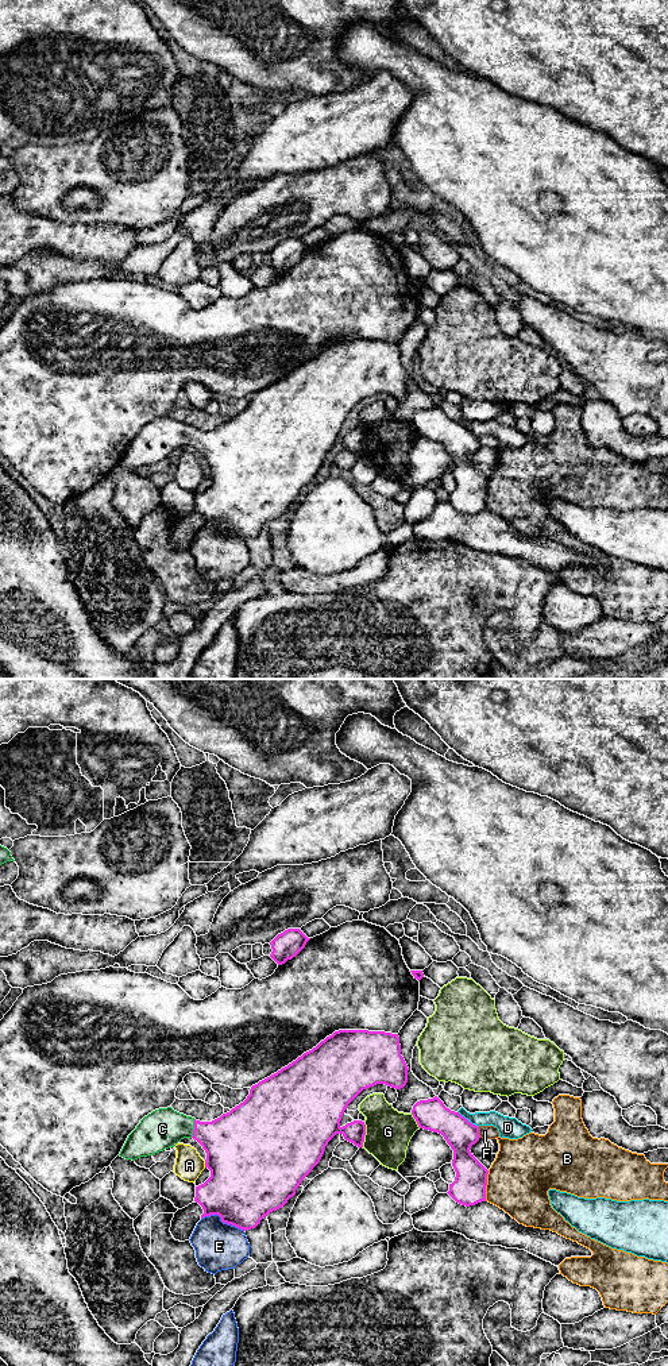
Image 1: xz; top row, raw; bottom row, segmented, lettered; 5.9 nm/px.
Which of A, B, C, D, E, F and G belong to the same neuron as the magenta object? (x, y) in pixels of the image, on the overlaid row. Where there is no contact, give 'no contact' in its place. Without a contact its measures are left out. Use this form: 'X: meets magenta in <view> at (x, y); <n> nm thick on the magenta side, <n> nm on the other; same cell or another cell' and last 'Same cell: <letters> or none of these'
A: meets magenta in xz at (205, 1164); 480 nm thick on the magenta side, 160 nm on the other; another cell
B: meets magenta in xz at (486, 1184); 200 nm thick on the magenta side, 380 nm on the other; another cell
C: meets magenta in xz at (195, 1129); 360 nm thick on the magenta side, 240 nm on the other; same cell
D: meets magenta in xz at (467, 1119); 190 nm thick on the magenta side, 130 nm on the other; another cell
E: meets magenta in xz at (221, 1220); 440 nm thick on the magenta side, 280 nm on the other; another cell
F: meets magenta in xz at (478, 1133); 190 nm thick on the magenta side, 80 nm on the other; another cell
G: meets magenta in xz at (365, 1134); 190 nm thick on the magenta side, 280 nm on the other; another cell
Same cell: C

